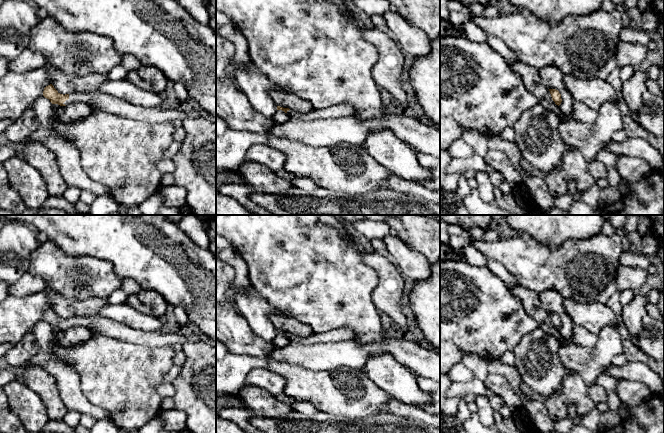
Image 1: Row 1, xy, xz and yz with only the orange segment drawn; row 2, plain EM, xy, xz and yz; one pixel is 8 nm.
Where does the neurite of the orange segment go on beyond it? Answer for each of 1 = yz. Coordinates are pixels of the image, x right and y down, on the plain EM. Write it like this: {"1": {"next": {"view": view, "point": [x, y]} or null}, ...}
{"1": {"next": null}}

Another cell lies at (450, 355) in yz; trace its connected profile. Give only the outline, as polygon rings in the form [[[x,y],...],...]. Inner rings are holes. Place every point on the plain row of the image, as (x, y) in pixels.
[[[440,341],[440,374],[447,374],[456,364],[461,363],[463,354],[453,342]]]

